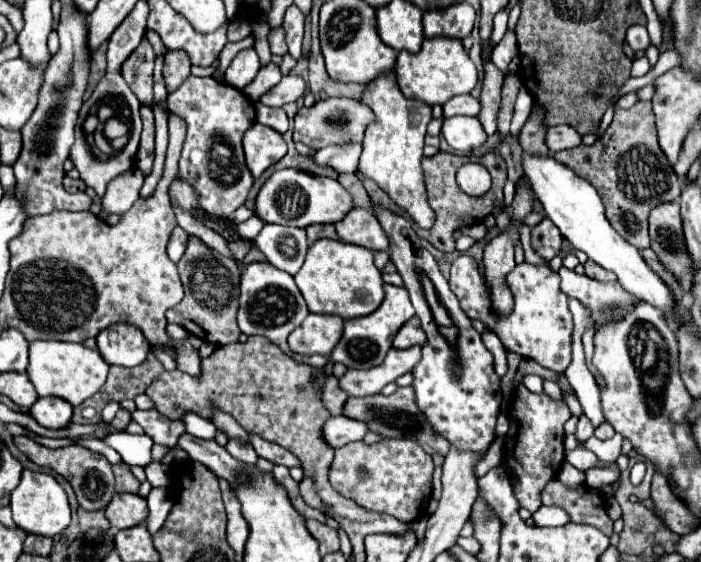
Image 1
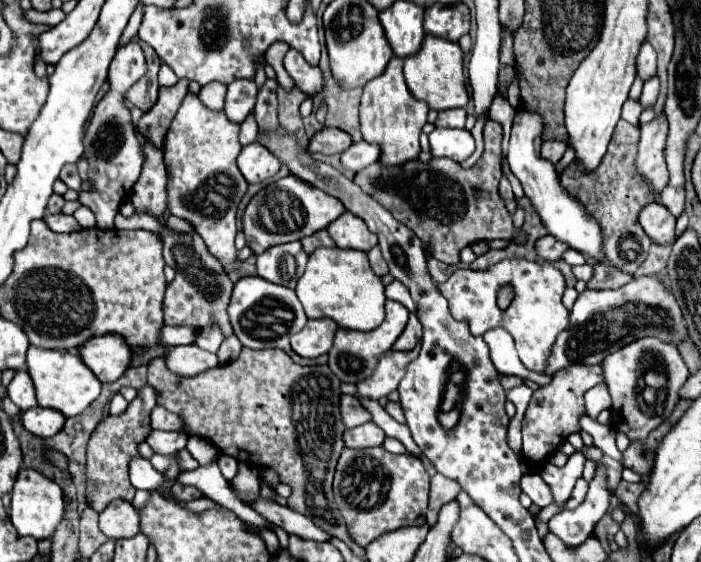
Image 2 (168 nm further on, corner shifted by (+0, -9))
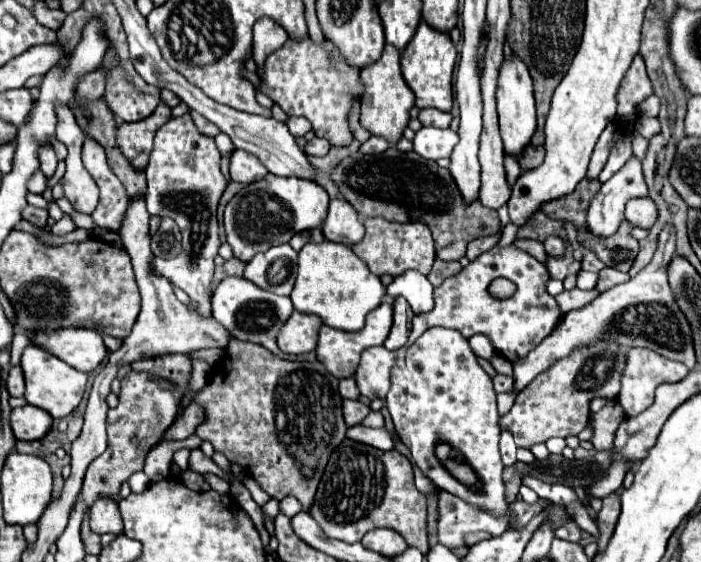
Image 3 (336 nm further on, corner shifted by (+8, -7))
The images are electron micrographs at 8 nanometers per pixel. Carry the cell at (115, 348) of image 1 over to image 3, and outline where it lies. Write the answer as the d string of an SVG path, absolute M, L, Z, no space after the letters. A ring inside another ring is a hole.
M87 328L51 332L51 336L31 336L29 332L29 338L81 372L93 372L109 356L101 334Z

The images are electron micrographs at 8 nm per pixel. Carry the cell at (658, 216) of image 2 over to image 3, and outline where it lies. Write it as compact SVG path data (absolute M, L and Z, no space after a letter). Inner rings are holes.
M635 198L627 202L625 208L625 218L639 228L651 228L657 222L657 212L655 212L655 202L651 198Z

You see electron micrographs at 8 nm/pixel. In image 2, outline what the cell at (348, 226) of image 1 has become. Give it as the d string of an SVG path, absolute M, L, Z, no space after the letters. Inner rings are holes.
M343 212L335 222L327 226L327 230L339 248L369 252L377 244L377 238L371 234L371 230L367 230L367 224L351 212Z

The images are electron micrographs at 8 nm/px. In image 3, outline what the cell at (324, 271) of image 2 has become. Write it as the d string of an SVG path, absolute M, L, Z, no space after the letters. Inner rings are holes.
M325 240L323 244L307 244L301 248L301 252L299 252L299 274L297 274L293 292L291 292L291 300L293 300L295 310L299 310L303 314L315 314L331 328L347 330L347 332L359 332L365 326L367 314L381 304L383 284L381 284L379 276L369 272L369 268L355 256L355 252L349 246Z

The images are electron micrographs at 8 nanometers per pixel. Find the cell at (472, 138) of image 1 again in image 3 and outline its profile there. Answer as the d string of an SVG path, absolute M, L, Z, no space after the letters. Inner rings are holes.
M421 128L415 134L413 150L419 156L423 156L423 158L439 160L439 158L449 158L451 152L453 152L453 146L457 142L459 142L459 136L451 128L447 128L447 130L441 130L441 128Z

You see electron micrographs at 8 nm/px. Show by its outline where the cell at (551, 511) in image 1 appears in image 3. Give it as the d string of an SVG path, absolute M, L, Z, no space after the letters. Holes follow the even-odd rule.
M567 520L565 524L561 524L555 532L557 538L563 538L563 540L569 540L569 542L579 542L581 540L581 528L577 526L575 520Z

